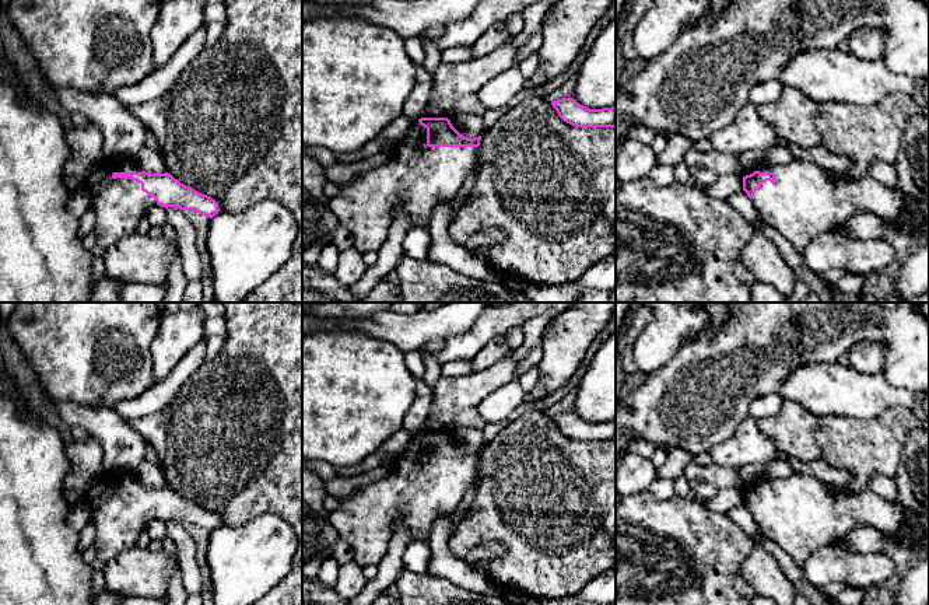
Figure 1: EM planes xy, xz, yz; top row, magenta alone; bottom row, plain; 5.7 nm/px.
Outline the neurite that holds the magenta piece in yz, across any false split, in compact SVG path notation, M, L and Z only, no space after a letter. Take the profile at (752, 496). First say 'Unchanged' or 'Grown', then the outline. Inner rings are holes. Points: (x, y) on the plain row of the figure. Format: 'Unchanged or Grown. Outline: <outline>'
Grown. Outline: M793 473L785 479L760 482L743 490L743 504L753 514L761 535L781 546L797 567L802 567L814 550L835 543L859 525L894 534L905 513L898 501L887 501L869 487L859 493L831 493L827 485L811 473Z

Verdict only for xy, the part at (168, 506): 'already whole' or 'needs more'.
needs more

